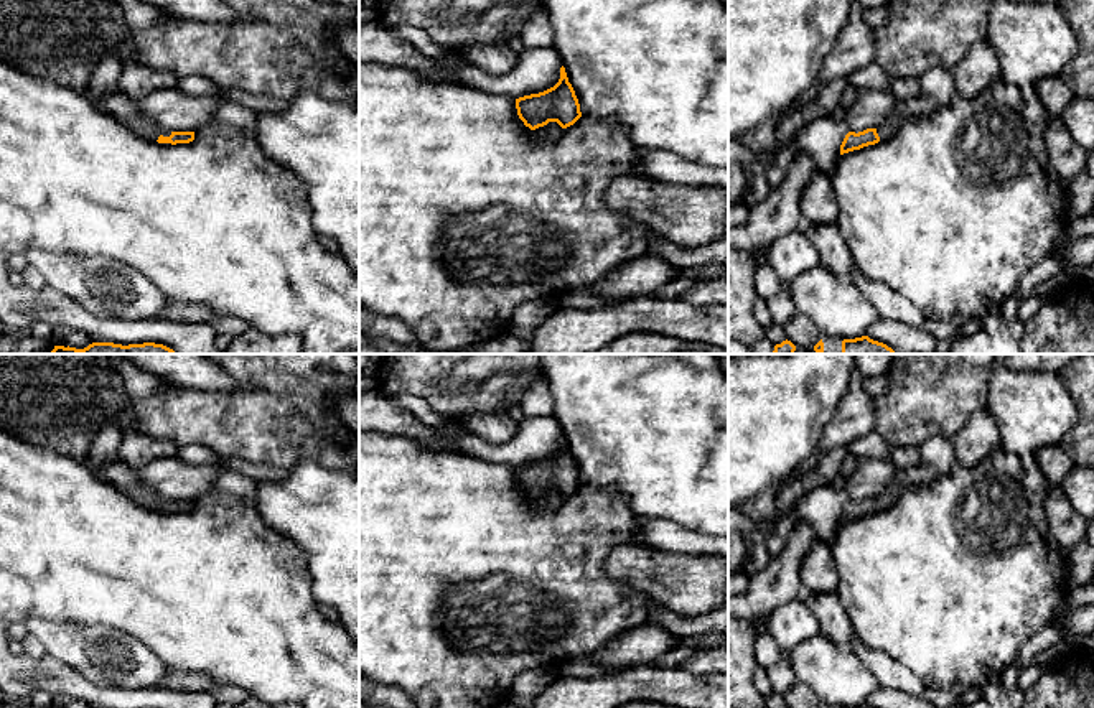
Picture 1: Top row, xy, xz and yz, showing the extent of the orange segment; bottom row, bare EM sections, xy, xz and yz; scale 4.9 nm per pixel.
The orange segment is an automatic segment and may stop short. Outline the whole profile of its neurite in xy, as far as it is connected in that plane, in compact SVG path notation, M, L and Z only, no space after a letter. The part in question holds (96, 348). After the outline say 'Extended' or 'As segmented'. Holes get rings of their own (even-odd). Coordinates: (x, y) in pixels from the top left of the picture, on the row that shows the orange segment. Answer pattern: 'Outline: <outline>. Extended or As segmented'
Outline: M92 342L84 349L54 346L54 349L49 354L175 354L175 351L155 342L129 346L114 342Z. As segmented

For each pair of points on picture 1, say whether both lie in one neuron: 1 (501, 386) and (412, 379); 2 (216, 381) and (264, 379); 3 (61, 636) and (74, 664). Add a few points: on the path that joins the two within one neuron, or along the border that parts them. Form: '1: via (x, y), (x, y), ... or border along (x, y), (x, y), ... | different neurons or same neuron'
1: via (480, 399), (437, 400), (434, 397) | same neuron
2: border along (238, 384), (228, 391), (196, 389) | different neurons
3: via (66, 642), (74, 657) | same neuron

